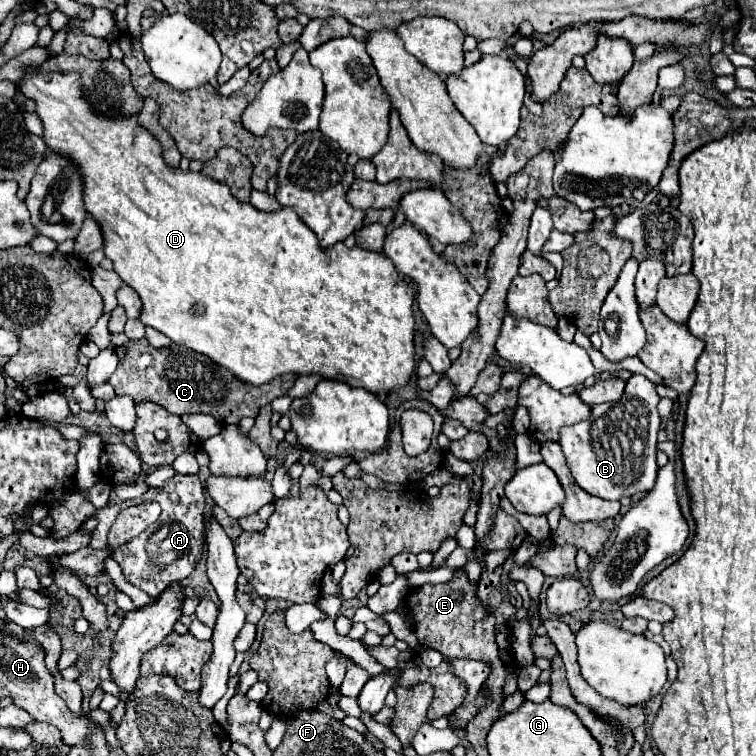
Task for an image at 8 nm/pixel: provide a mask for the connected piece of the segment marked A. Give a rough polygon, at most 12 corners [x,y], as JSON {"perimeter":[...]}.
{"perimeter":[[174,475],[144,499],[160,519],[112,557],[158,597],[202,555],[204,489]]}

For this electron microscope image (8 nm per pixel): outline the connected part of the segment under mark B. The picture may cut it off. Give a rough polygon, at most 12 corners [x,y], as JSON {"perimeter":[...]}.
{"perimeter":[[644,375],[560,429],[574,481],[618,501],[654,487],[658,393]]}

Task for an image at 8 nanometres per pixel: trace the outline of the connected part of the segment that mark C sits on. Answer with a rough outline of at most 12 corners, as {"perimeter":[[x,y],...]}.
{"perimeter":[[176,343],[116,347],[106,381],[134,403],[222,425],[286,395],[288,373],[256,387]]}

